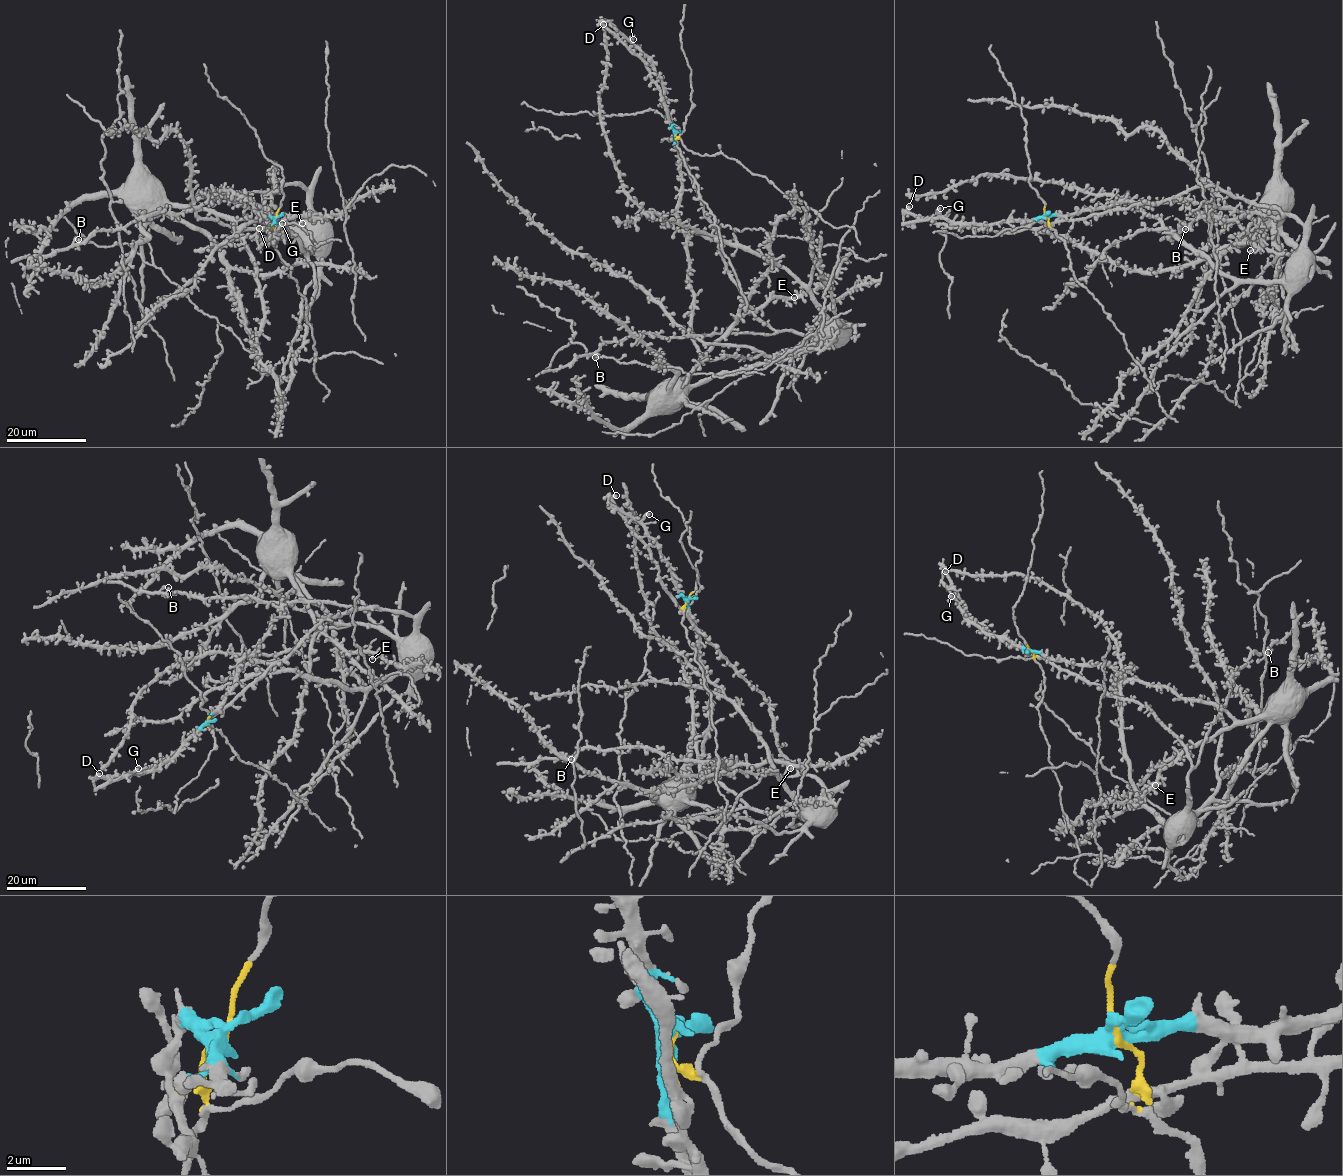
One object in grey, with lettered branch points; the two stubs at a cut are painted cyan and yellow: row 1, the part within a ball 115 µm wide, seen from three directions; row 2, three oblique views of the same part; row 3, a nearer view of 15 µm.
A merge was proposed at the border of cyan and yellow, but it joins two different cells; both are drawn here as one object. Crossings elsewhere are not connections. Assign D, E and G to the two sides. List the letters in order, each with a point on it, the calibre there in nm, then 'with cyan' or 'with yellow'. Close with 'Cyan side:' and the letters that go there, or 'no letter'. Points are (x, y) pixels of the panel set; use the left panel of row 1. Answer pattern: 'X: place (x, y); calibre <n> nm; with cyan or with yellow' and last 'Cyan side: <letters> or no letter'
D: place (259, 228); calibre 480 nm; with yellow
E: place (302, 223); calibre 320 nm; with cyan
G: place (282, 223); calibre 400 nm; with cyan
Cyan side: E, G

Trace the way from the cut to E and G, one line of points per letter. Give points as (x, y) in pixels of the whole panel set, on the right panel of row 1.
E: (1045, 216), (1128, 201), (1190, 199), (1235, 207), (1254, 221), (1239, 240), (1240, 245), (1250, 243), (1250, 250)
G: (1045, 216), (1031, 220), (954, 224), (938, 211), (941, 207)

